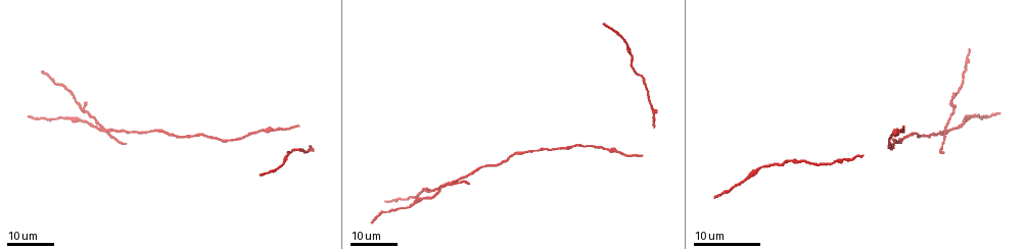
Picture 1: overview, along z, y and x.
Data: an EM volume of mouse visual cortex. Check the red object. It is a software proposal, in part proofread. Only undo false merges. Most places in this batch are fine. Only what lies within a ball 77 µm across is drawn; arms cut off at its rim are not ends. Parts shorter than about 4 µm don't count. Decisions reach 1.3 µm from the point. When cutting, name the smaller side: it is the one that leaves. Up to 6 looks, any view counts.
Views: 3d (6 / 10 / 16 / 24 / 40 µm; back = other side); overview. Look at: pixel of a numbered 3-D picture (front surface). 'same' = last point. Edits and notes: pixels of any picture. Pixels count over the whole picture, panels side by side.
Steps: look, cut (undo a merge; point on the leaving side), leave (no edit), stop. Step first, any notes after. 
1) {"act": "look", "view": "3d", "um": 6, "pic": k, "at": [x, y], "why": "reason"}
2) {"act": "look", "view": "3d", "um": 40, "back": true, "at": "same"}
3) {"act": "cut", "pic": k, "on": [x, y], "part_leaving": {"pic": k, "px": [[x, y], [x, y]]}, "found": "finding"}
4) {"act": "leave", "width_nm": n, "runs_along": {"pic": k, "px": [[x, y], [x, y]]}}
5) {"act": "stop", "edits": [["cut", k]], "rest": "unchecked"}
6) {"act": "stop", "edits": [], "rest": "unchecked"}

{"act": "look", "view": "3d", "um": 16, "pic": 1, "at": [615, 151], "why": "calibre changes"}

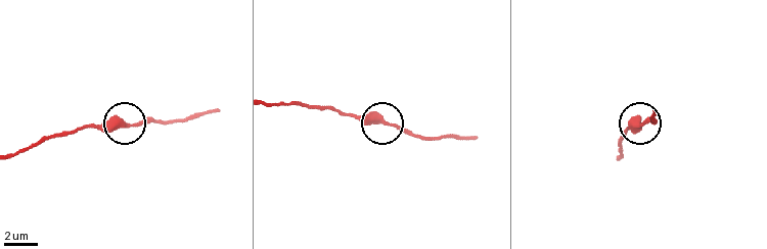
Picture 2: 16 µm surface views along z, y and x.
{"act": "look", "view": "3d", "um": 10, "pic": 2, "at": [638, 125]}

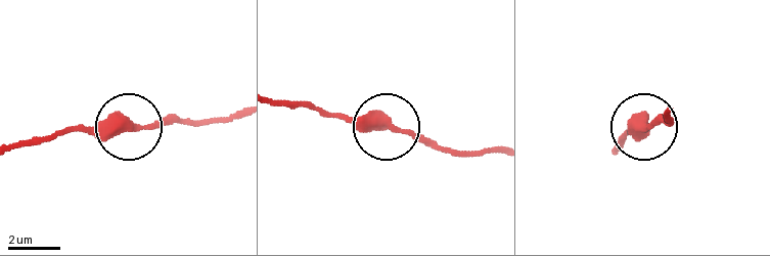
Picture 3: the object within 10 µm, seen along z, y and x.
{"act": "look", "view": "3d", "um": 6, "pic": 3, "at": [131, 125]}

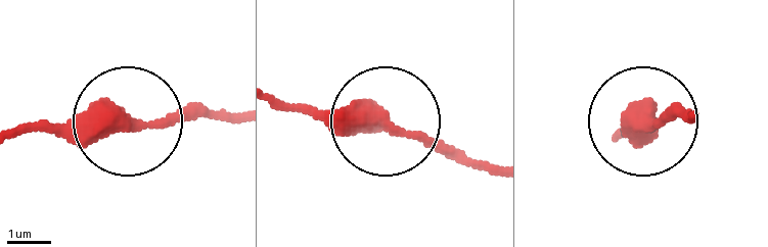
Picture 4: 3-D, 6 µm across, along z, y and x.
{"act": "leave", "width_nm": 370, "runs_along": {"pic": 4, "px": [[21, 133], [109, 133], [227, 111]]}, "found": "one cell here"}

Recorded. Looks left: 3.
{"act": "look", "view": "3d", "um": 16, "pic": 1, "at": [234, 138]}

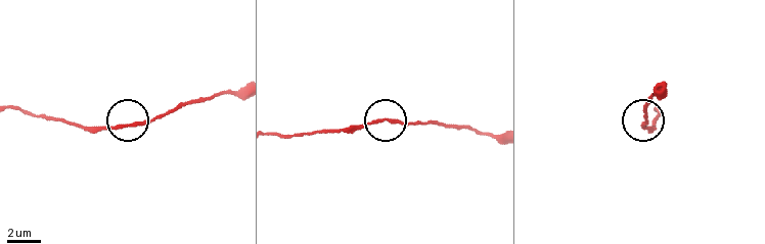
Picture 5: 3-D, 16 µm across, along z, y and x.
{"act": "look", "view": "3d", "um": 10, "pic": 5, "at": [382, 119]}

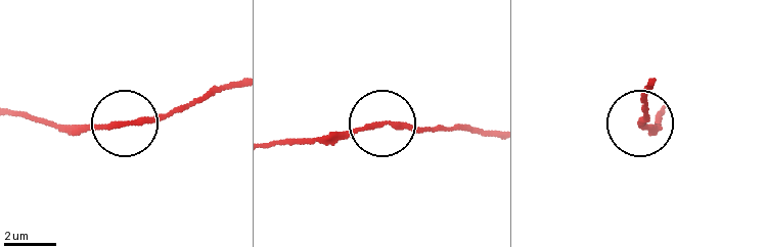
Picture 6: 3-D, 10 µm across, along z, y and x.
{"act": "leave", "width_nm": 200, "found": "continuous, no second cell"}

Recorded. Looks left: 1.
{"act": "stop", "edits": [], "rest": "unchecked"}

